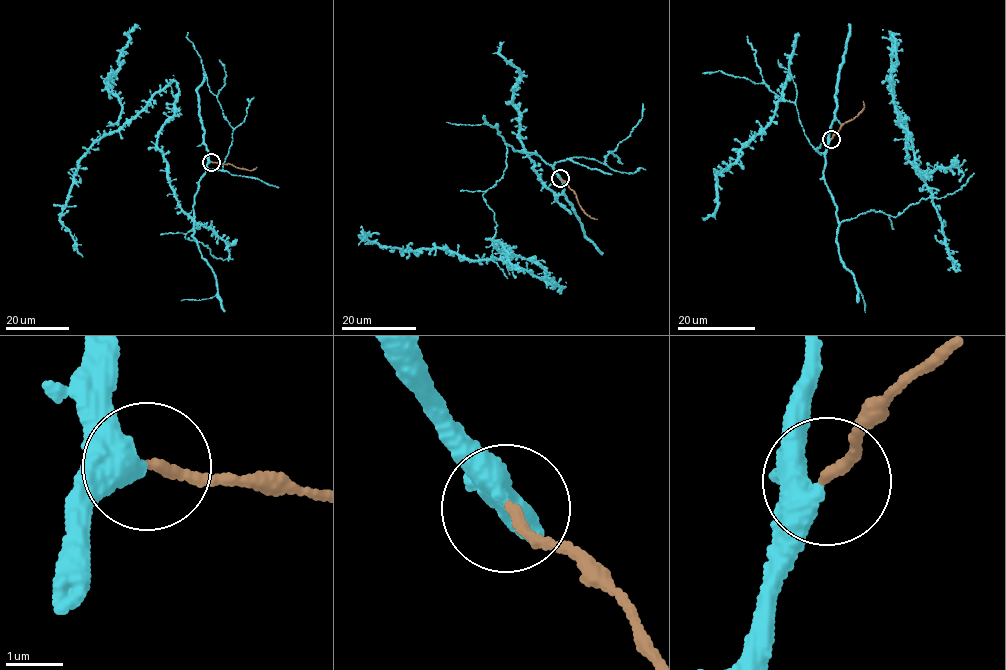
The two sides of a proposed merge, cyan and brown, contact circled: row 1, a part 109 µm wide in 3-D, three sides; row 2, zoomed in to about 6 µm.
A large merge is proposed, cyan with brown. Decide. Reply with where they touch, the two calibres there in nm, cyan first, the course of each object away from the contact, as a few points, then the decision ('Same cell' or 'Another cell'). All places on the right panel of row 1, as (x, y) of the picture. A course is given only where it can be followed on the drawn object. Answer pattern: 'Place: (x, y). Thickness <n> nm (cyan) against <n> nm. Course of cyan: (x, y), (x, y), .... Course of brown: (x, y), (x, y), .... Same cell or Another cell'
Place: (831, 139). Thickness 340 nm (cyan) against 180 nm. Course of cyan: (830, 140), (840, 222), (965, 184), (915, 162), (890, 33), (906, 150), (960, 271). Course of brown: (831, 139), (841, 126), (858, 116), (863, 109), (863, 101). Same cell

